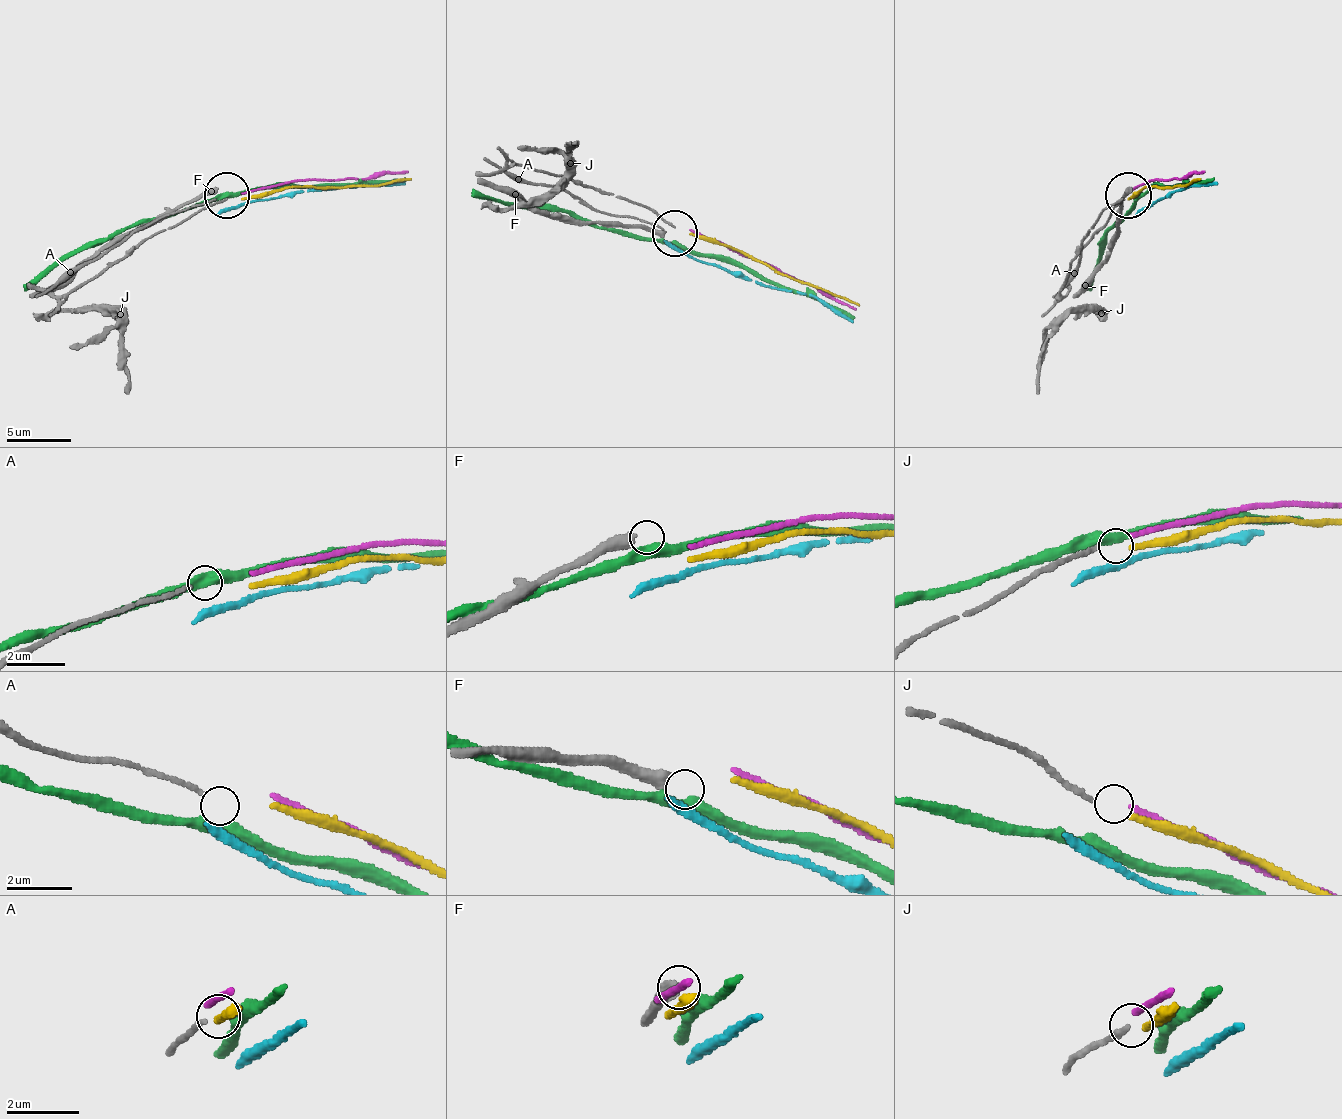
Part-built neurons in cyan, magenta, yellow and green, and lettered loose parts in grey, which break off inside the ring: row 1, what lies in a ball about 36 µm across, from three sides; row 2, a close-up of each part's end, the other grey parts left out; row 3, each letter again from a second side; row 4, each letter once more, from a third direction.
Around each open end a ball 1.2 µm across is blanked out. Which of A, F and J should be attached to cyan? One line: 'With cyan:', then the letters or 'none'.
With cyan: none

